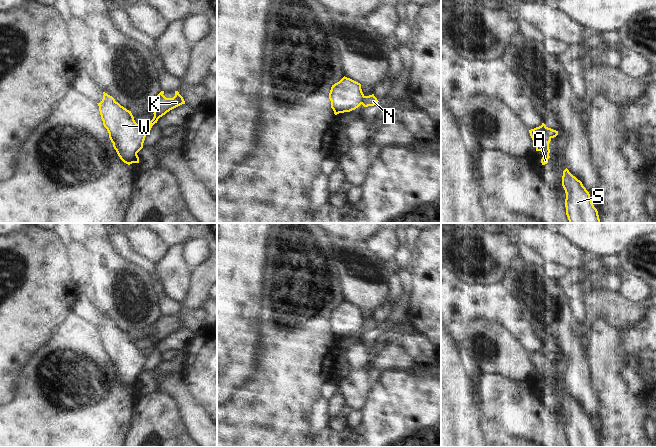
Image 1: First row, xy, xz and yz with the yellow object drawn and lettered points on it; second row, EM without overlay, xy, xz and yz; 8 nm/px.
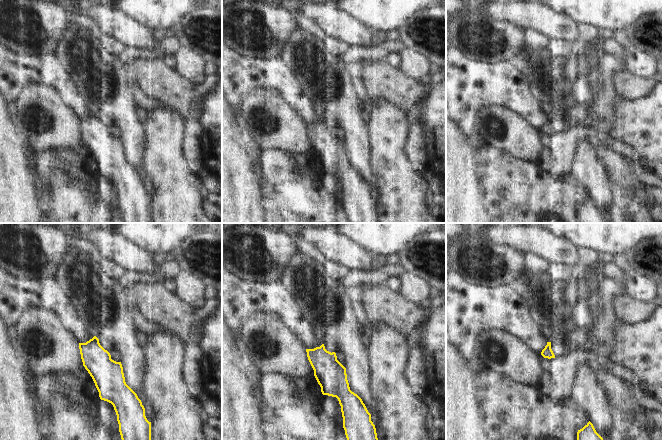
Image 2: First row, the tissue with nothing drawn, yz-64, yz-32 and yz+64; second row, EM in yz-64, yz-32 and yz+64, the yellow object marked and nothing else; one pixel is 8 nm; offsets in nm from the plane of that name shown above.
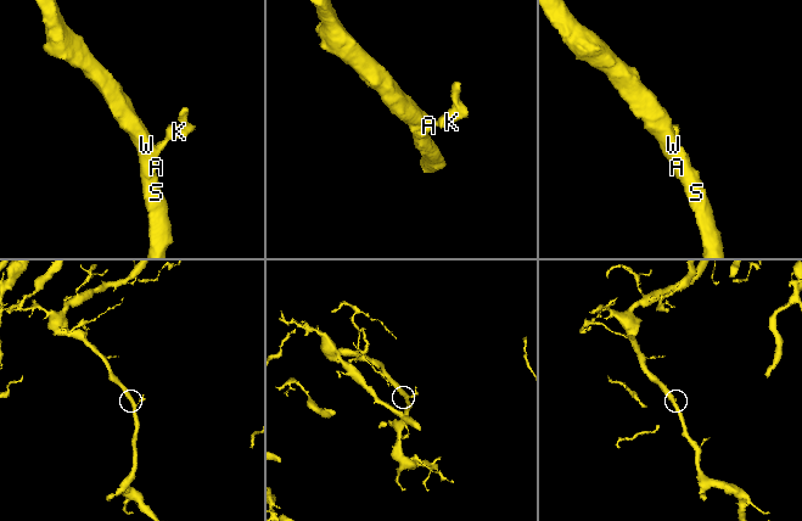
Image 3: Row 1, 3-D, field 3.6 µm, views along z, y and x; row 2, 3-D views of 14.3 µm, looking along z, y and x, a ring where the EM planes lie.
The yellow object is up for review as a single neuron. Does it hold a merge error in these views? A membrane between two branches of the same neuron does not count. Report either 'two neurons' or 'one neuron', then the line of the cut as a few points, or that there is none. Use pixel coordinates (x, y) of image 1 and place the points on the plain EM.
two neurons; cut yz (539, 350), (550, 362)

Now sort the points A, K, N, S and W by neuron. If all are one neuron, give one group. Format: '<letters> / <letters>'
A S W / K N

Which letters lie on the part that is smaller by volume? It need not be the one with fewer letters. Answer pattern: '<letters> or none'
K, N

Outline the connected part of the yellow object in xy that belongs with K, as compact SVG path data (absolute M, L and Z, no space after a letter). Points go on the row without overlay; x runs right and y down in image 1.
M161 315L156 323L155 323L155 328L156 328L156 333L154 335L154 341L153 343L148 347L143 350L140 350L140 353L145 356L149 357L151 354L152 350L157 347L158 343L165 339L167 336L170 334L185 328L185 325L183 321L179 318L178 315L175 315L175 320L173 322L166 322L164 319L164 315Z

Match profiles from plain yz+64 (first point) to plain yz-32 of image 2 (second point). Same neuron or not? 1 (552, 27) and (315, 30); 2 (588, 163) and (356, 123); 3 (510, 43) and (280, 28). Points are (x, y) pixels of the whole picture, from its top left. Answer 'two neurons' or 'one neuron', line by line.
1: two neurons
2: one neuron
3: one neuron

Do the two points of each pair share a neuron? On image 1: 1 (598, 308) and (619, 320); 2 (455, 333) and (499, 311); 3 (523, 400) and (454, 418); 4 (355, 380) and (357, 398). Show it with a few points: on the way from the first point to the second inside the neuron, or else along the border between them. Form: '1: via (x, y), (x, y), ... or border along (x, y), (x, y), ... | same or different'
1: via (603, 308), (607, 308), (614, 315) | same
2: via (464, 321), (474, 311), (487, 311) | same
3: border along (473, 389), (479, 414), (479, 430), (483, 435) | different
4: via (355, 384), (355, 394) | same

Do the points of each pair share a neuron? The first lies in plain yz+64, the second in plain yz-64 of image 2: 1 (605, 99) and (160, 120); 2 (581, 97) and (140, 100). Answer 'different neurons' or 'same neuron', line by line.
1: same neuron
2: same neuron

